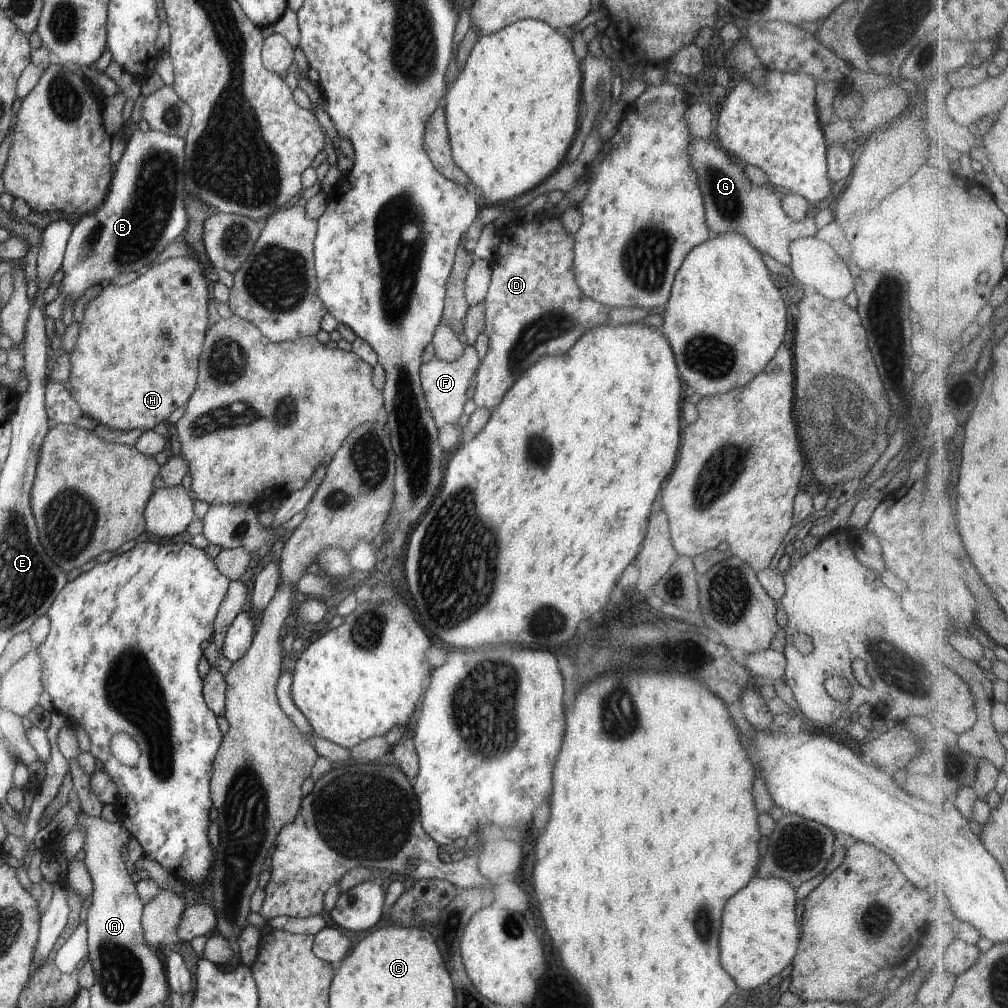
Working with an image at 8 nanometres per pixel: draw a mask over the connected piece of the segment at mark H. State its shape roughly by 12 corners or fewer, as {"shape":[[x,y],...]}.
{"shape":[[174,257],[89,300],[84,416],[148,431],[197,387],[202,266]]}

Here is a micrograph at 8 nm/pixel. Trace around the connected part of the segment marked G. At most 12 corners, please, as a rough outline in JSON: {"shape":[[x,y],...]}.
{"shape":[[692,137],[705,219],[784,265],[789,244],[815,236],[792,220],[779,195],[753,185],[710,139]]}

